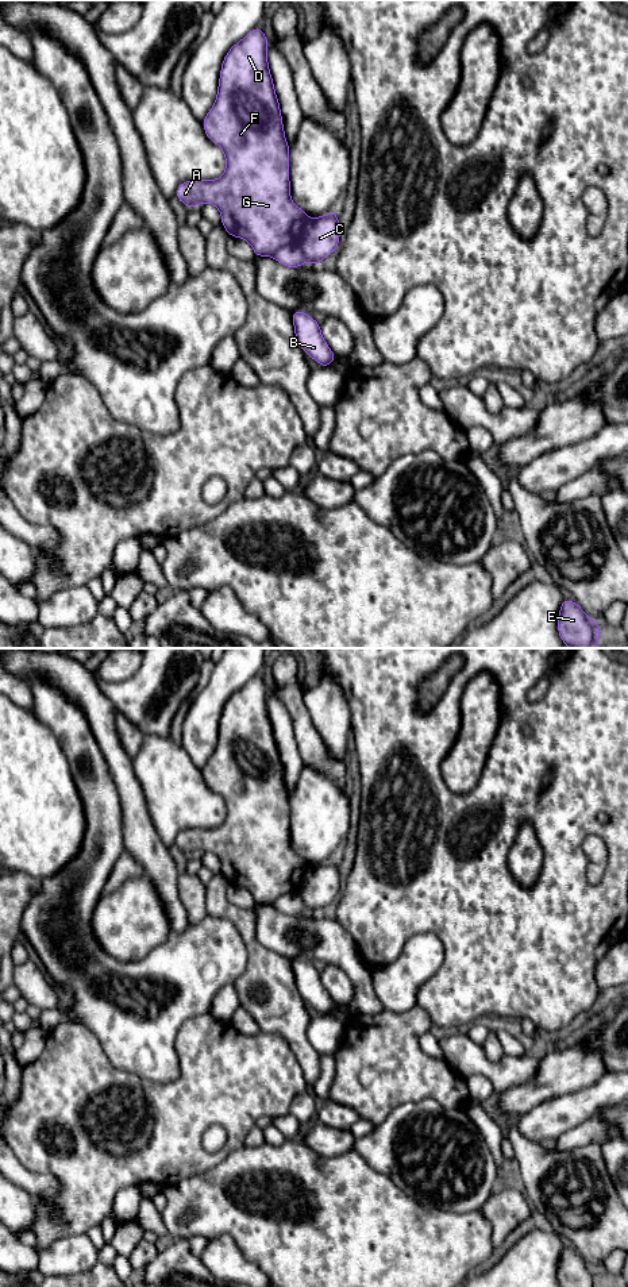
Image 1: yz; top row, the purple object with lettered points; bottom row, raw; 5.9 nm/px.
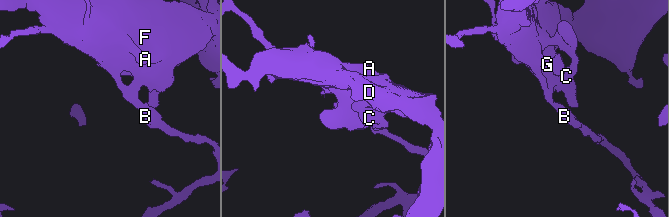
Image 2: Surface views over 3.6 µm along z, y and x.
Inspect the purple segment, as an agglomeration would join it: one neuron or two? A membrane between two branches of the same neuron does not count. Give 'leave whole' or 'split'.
split

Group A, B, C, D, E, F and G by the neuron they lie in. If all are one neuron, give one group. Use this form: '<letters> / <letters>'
A C D F G / B E

